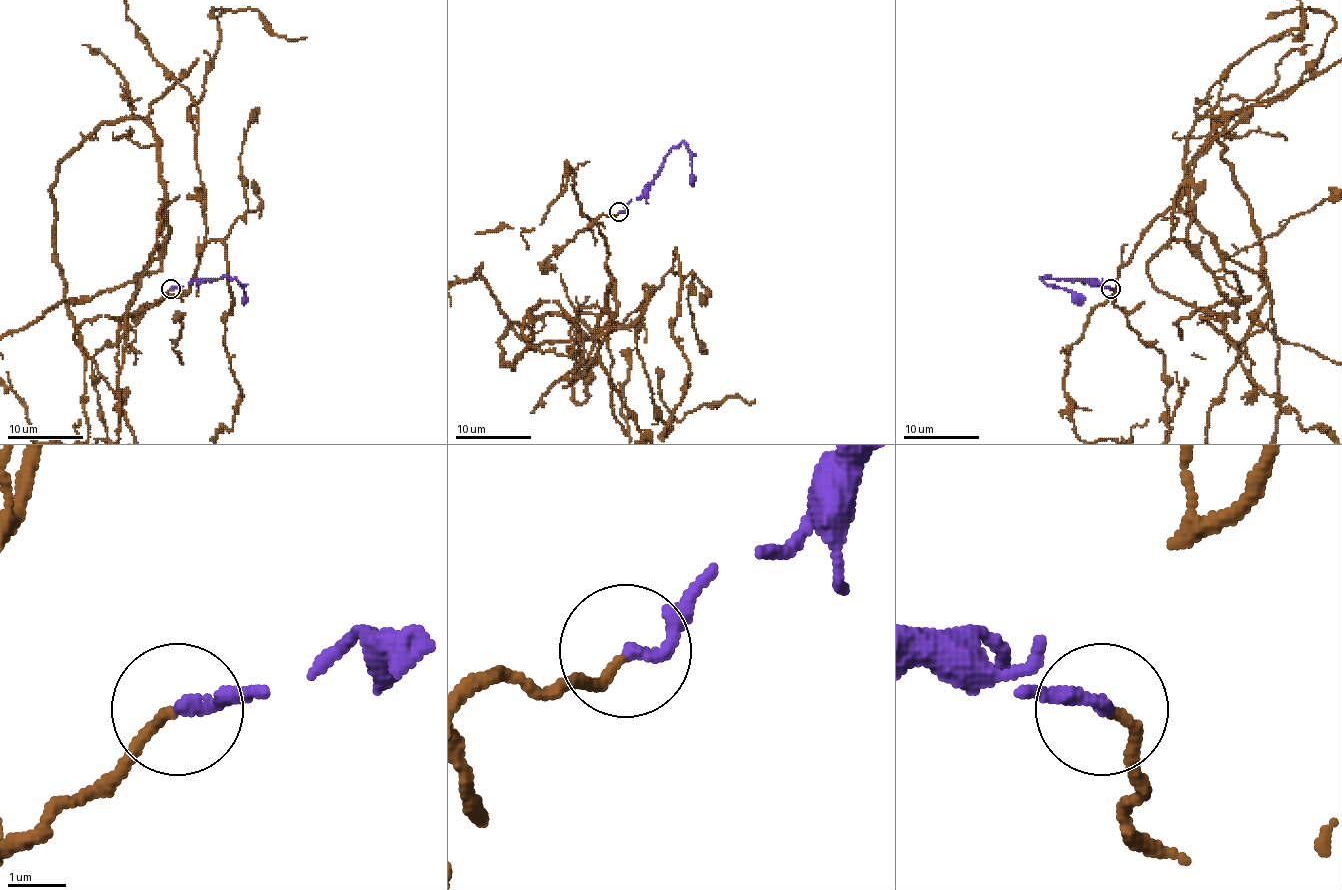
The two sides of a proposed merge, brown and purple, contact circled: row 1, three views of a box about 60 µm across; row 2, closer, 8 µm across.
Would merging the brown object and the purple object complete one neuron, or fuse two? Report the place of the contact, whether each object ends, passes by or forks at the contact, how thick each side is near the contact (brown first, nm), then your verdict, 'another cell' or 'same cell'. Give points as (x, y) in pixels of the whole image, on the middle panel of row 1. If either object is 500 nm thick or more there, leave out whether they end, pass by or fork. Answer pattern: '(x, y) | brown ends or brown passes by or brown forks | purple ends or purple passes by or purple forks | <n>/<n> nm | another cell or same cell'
(619, 211) | brown ends | purple ends | 180/220 nm | same cell

